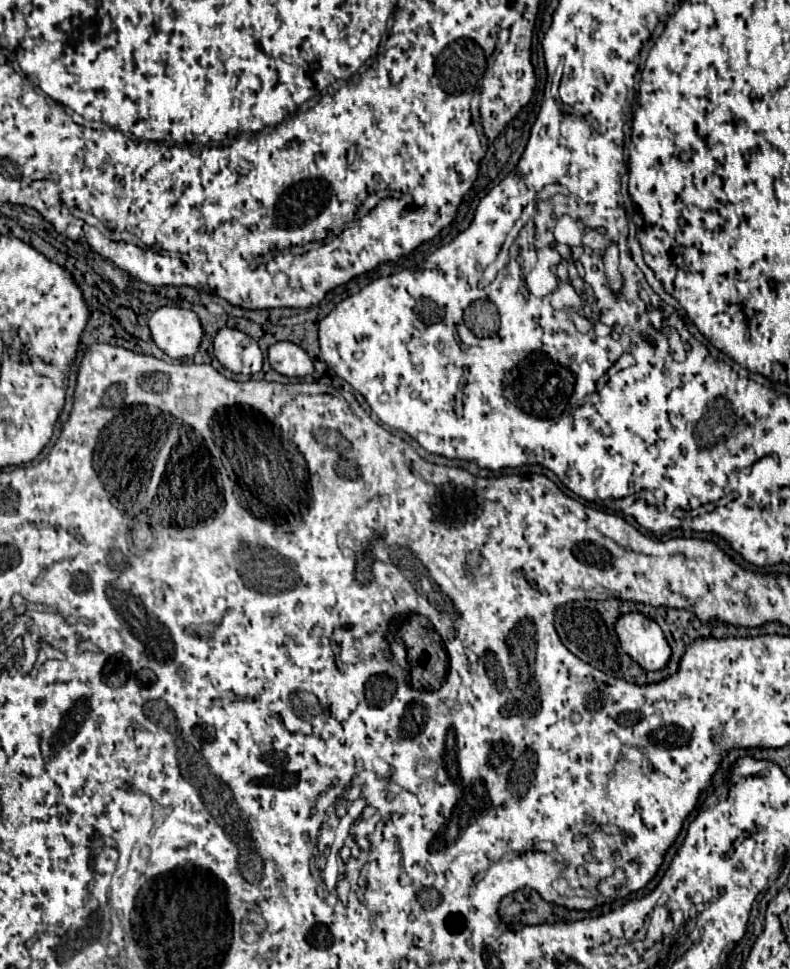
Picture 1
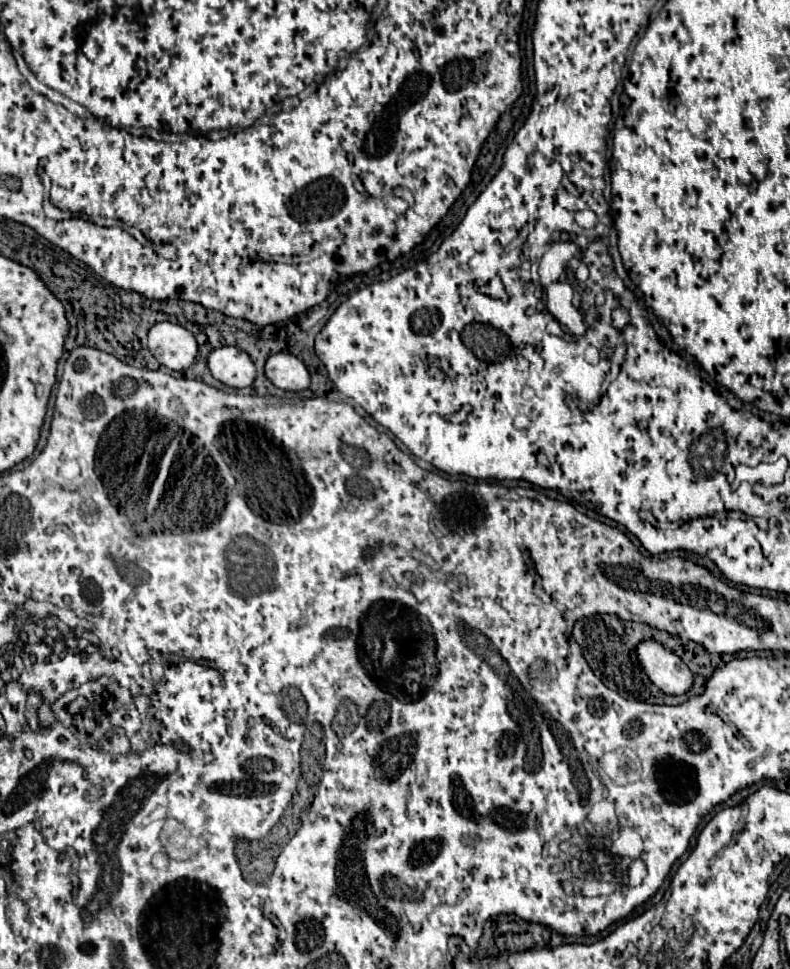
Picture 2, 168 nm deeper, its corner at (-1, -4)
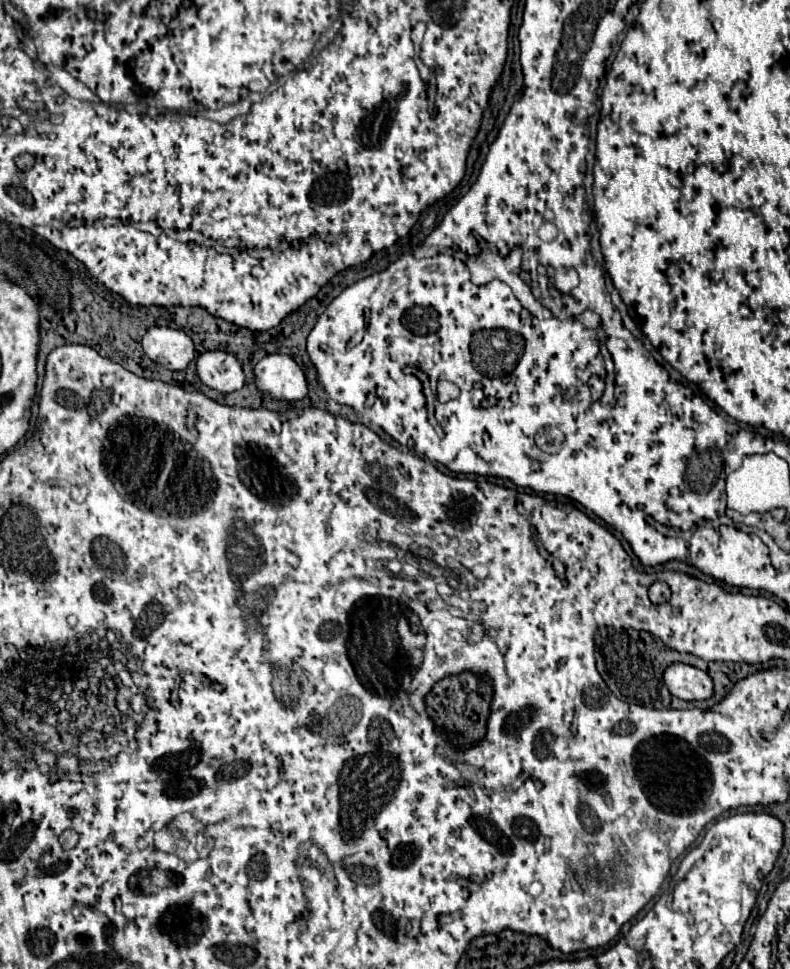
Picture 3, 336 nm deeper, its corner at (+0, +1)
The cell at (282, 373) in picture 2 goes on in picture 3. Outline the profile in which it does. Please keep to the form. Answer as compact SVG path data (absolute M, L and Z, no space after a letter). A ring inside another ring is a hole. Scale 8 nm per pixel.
M268 354L254 366L256 386L272 400L302 400L308 392L302 368L284 354Z

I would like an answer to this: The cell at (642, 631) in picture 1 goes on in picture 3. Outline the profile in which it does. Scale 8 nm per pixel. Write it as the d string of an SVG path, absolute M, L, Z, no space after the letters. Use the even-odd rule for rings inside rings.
M672 664L664 672L664 682L672 696L680 700L708 700L714 694L712 678L688 664Z

